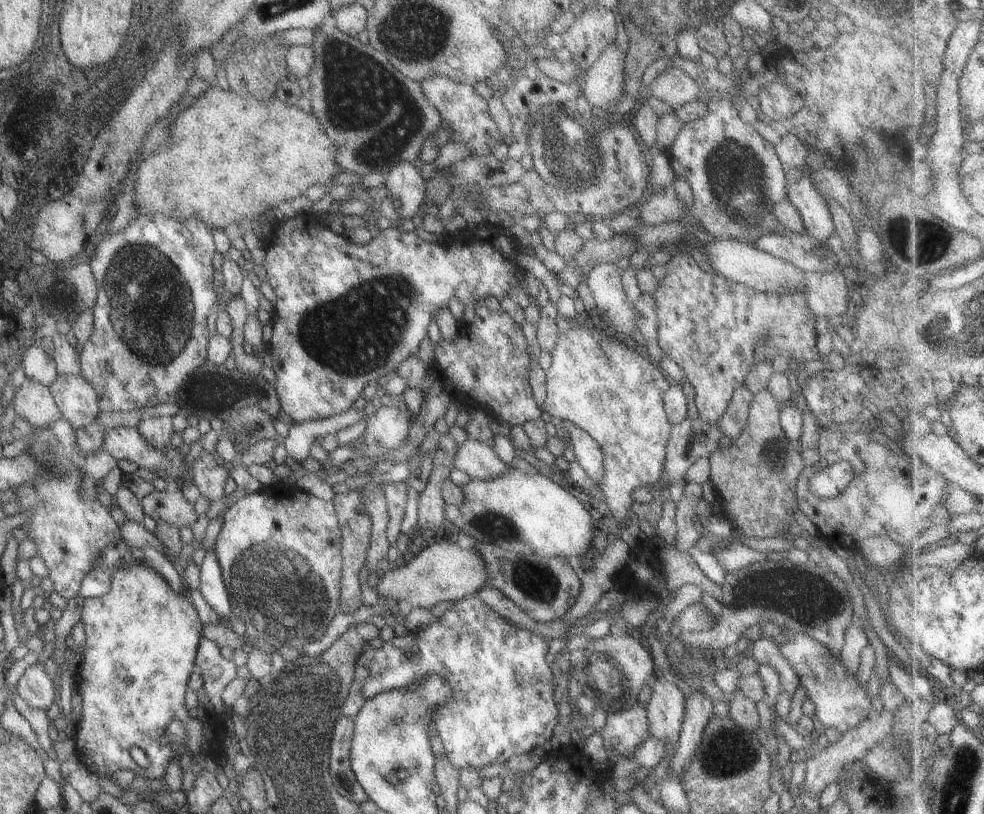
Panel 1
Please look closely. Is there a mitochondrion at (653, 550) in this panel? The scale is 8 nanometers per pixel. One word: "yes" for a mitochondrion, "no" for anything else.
no

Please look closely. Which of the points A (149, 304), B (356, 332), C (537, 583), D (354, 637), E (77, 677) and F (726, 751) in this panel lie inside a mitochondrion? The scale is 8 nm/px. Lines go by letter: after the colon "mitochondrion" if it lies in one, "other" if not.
A: mitochondrion
B: mitochondrion
C: mitochondrion
D: other
E: other
F: mitochondrion

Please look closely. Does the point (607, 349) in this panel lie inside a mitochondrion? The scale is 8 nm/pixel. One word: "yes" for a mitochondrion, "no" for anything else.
yes

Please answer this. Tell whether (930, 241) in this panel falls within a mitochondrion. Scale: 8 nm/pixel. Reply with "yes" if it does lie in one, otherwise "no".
yes

